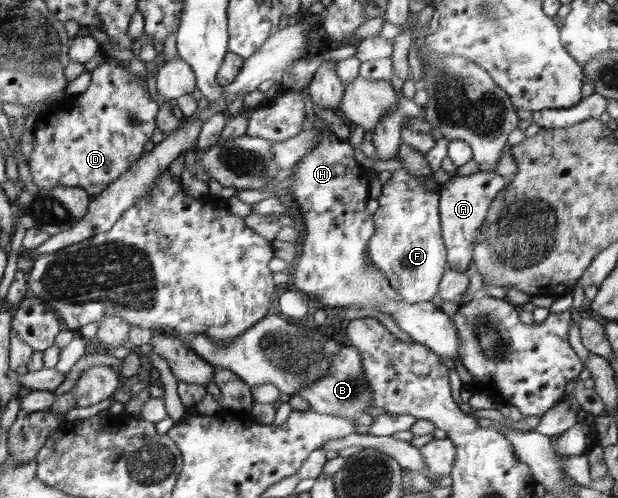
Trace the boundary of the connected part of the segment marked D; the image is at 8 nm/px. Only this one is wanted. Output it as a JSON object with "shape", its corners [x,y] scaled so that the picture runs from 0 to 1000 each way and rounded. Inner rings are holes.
{"shape":[[[178,114],[146,149],[147,163],[139,183],[107,195],[97,213],[89,213],[89,221],[73,223],[60,235],[50,263],[55,295],[45,333],[52,365],[63,378],[129,376],[147,396],[163,390],[172,373],[196,357],[230,317],[233,289],[248,277],[243,269],[254,261],[254,231],[259,223],[256,205],[243,195],[239,175],[227,165],[222,151],[194,133],[188,116]]]}

